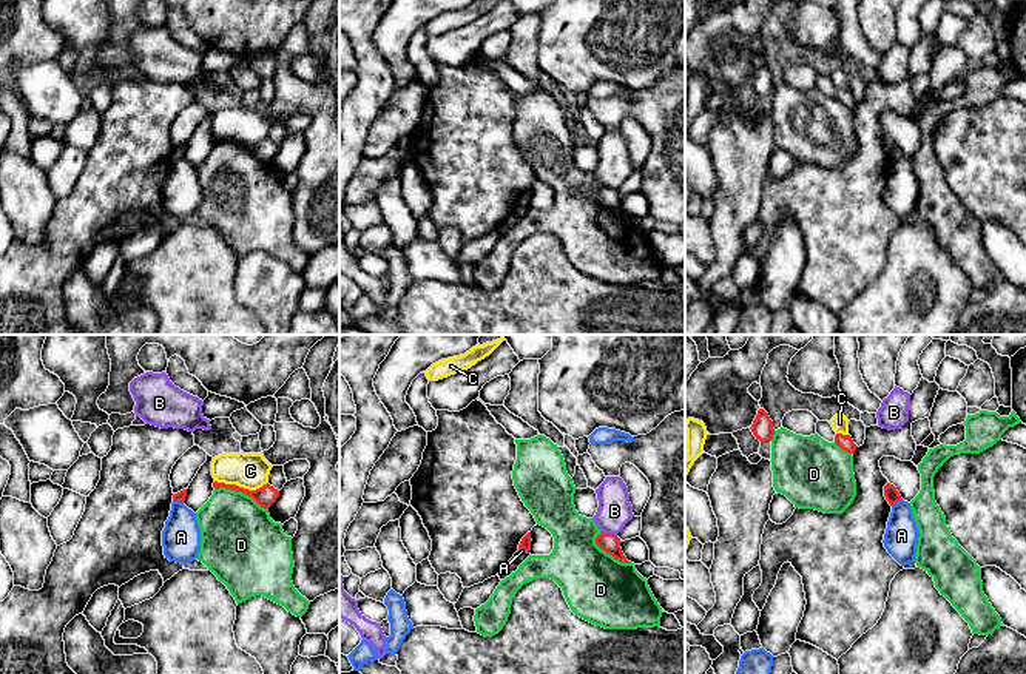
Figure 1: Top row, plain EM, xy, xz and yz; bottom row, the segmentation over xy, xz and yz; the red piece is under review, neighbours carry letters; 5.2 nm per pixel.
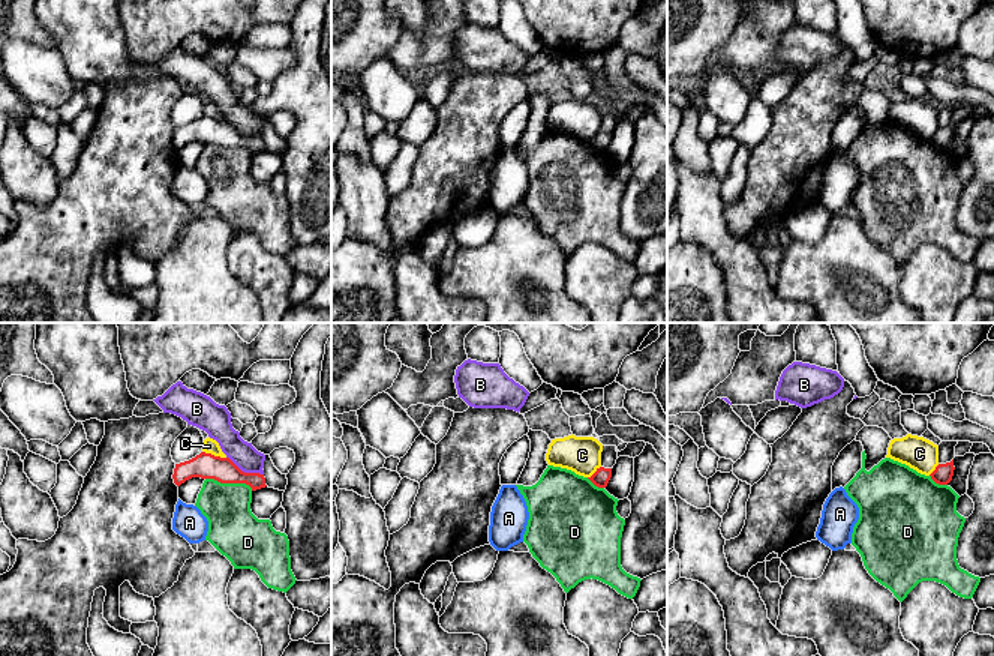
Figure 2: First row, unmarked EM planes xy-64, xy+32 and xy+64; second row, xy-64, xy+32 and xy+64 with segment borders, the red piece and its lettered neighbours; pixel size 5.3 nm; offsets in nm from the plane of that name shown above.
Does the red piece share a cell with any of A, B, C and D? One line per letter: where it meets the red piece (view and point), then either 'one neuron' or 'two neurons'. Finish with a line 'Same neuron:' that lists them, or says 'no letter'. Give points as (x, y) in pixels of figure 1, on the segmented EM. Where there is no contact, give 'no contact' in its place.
A: meets red in yz at (897, 502); two neurons
B: meets red in xz at (610, 534); two neurons
C: meets red in xy at (241, 488); two neurons
D: meets red in xy at (241, 491); two neurons
Same neuron: no letter

